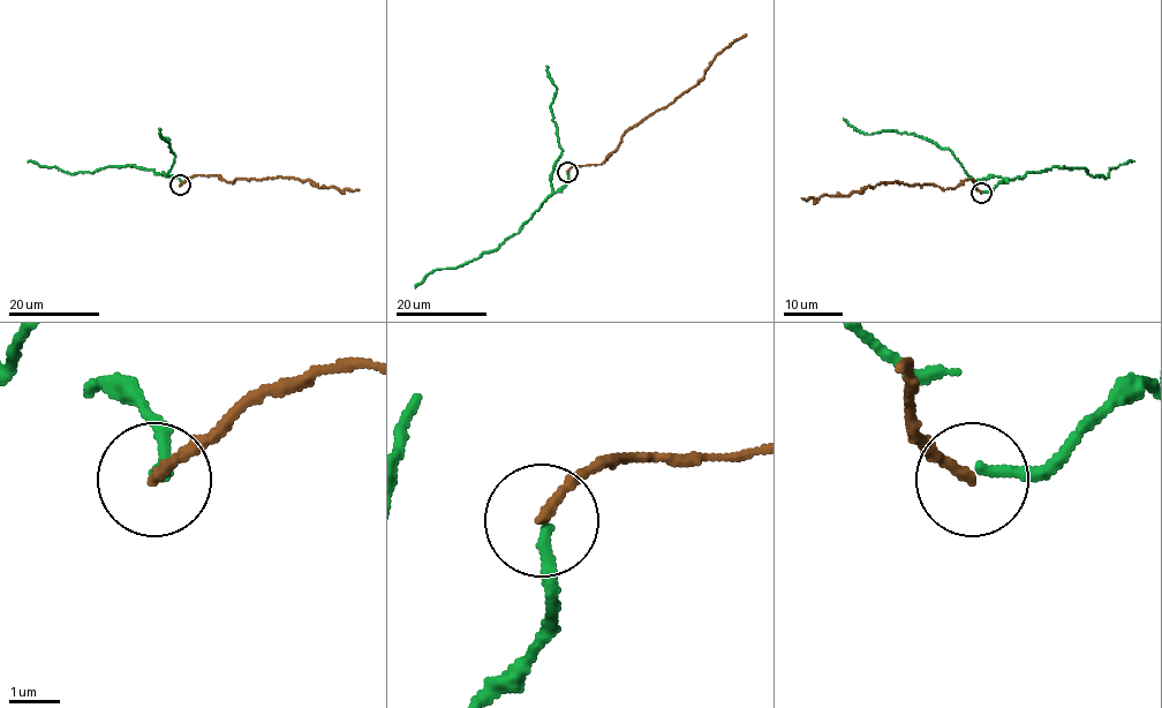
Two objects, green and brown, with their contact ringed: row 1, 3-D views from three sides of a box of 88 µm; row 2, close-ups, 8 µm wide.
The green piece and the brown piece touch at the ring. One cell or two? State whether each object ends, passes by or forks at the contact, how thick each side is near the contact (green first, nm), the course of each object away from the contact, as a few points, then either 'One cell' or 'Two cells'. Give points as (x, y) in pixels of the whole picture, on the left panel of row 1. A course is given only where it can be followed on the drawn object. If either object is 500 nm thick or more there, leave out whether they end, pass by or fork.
At the ring green ends. At the ring brown ends. Thickness 240 nm (green) against 200 nm. Course of green: (180, 185), (178, 178), (135, 165), (110, 165), (92, 172), (70, 173), (28, 162). Course of brown: (180, 185), (198, 174), (216, 174), (232, 182), (293, 176), (311, 180), (319, 187), (359, 189). One cell

